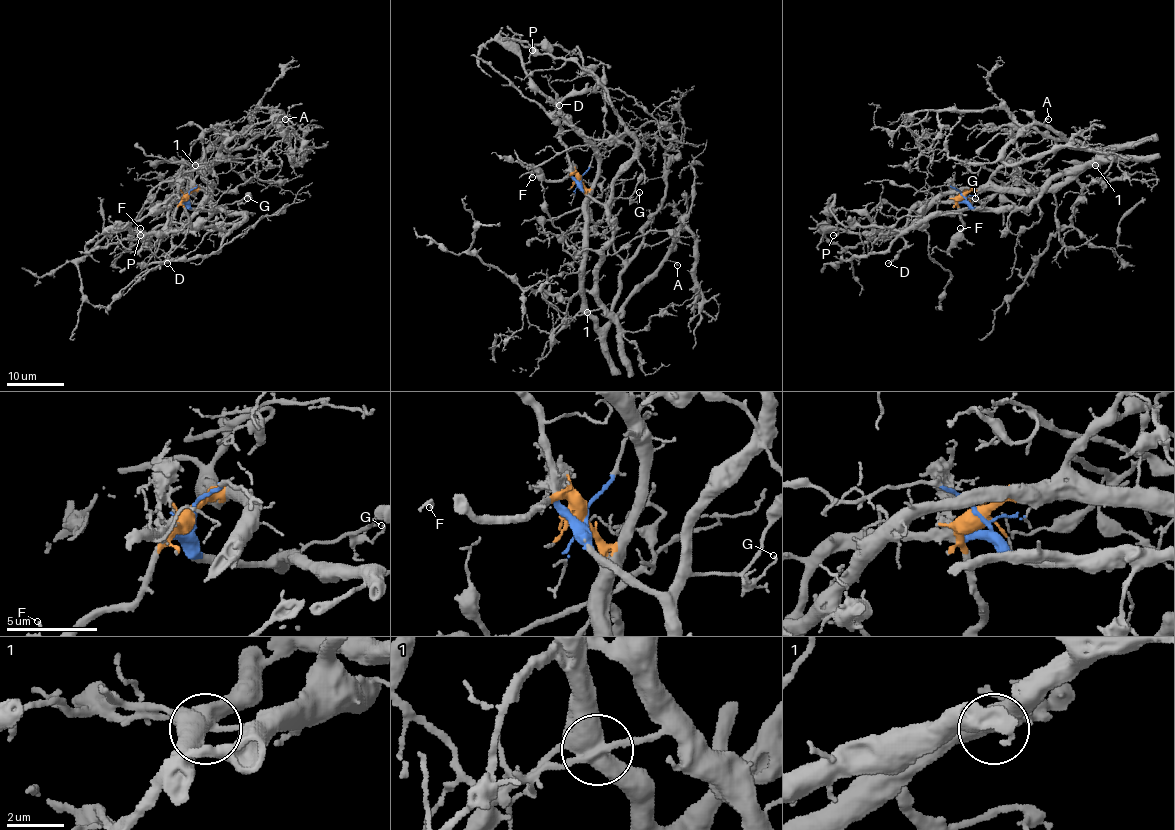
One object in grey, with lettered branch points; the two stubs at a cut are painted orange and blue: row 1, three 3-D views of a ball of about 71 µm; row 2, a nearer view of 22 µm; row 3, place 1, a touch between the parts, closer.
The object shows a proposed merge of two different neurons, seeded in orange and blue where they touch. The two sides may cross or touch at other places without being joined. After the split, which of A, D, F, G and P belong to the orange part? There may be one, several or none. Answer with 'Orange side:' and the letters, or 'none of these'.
Orange side: A, D, F, P

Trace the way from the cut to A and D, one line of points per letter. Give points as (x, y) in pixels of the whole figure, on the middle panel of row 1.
A: (581, 179), (585, 192), (584, 307), (600, 327), (666, 260), (678, 266)
D: (581, 179), (588, 189), (597, 173), (597, 152), (564, 119), (564, 122), (560, 105)

